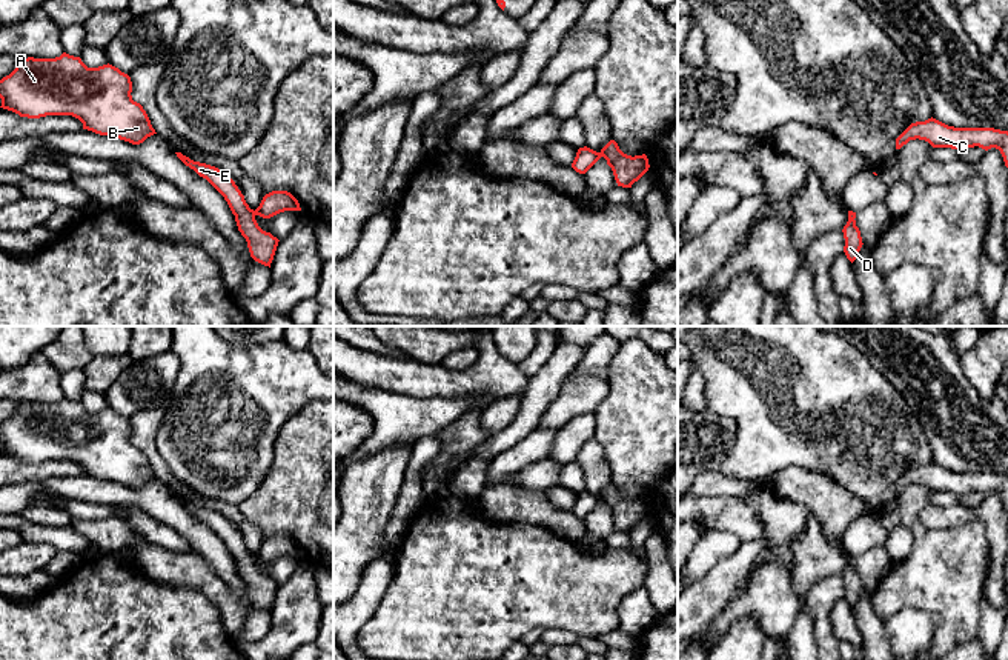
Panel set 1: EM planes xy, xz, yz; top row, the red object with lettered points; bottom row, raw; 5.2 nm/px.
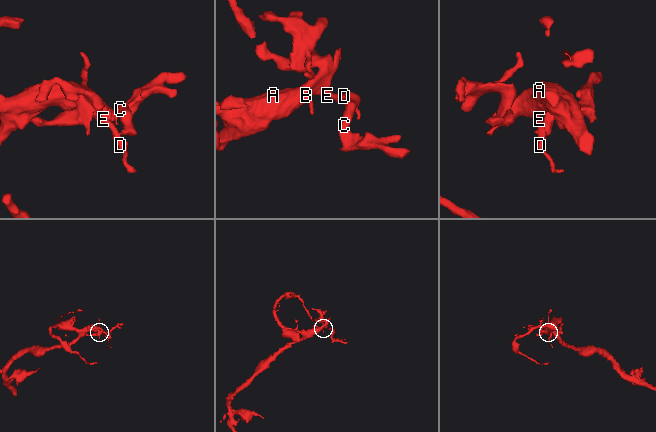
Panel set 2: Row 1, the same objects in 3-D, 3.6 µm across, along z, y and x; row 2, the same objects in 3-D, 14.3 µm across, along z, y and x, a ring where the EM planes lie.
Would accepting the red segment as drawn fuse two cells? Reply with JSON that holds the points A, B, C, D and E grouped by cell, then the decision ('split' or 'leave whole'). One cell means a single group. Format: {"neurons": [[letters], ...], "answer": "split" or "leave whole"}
{"neurons": [["A", "B", "D", "E"], ["C"]], "answer": "split"}

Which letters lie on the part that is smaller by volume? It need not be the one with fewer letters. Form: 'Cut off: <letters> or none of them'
Cut off: C

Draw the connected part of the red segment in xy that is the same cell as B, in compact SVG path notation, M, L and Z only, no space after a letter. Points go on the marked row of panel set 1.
M63 52L55 58L23 58L15 69L0 80L0 98L3 109L12 111L20 117L40 118L46 115L72 115L83 123L83 129L100 135L117 137L132 145L143 143L157 134L143 106L132 100L131 77L112 65L88 68L80 57Z

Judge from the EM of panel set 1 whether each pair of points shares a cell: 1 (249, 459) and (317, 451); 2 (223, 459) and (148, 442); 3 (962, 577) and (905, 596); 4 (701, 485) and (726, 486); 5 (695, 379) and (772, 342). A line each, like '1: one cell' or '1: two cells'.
1: two cells
2: two cells
3: one cell
4: one cell
5: two cells

